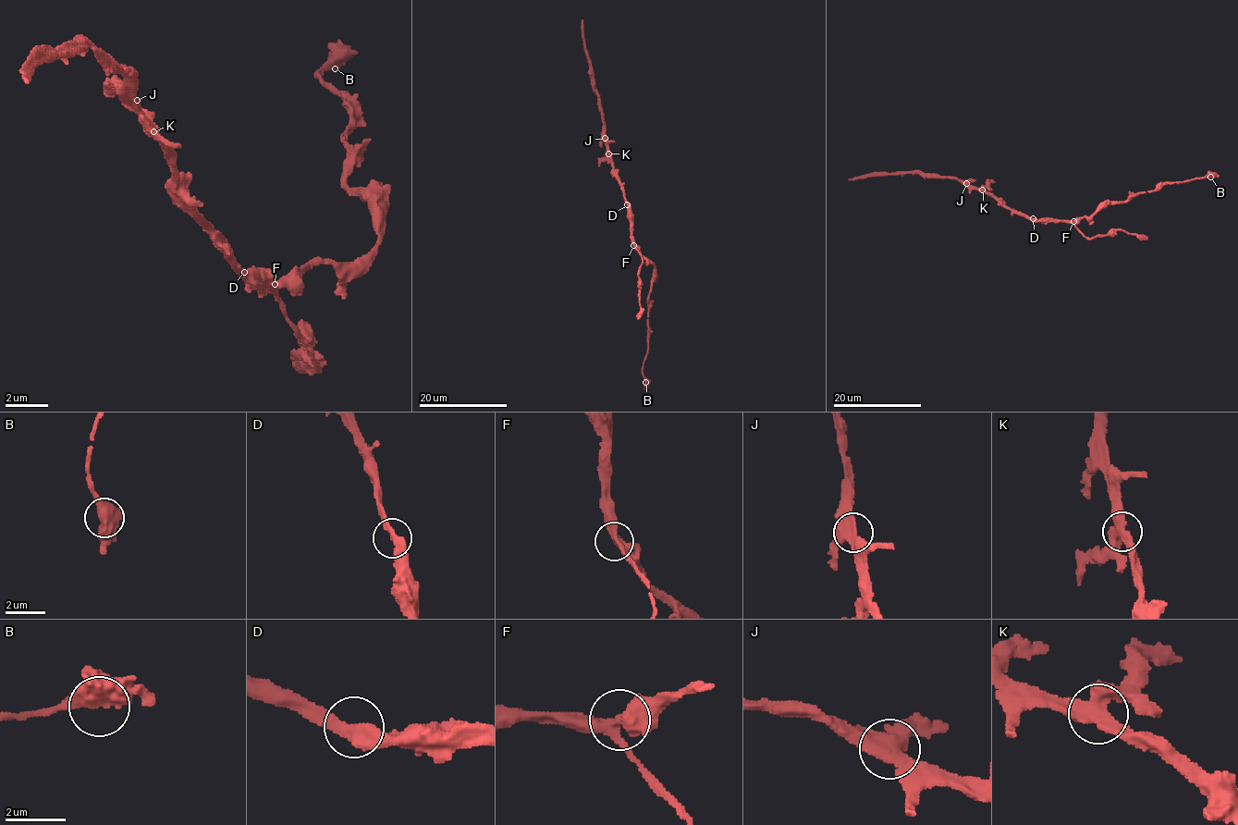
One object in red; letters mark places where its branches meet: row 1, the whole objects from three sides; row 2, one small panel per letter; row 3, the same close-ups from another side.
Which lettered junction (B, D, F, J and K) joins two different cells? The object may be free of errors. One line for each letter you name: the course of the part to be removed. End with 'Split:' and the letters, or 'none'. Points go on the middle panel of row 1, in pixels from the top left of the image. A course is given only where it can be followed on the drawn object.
Split: none

